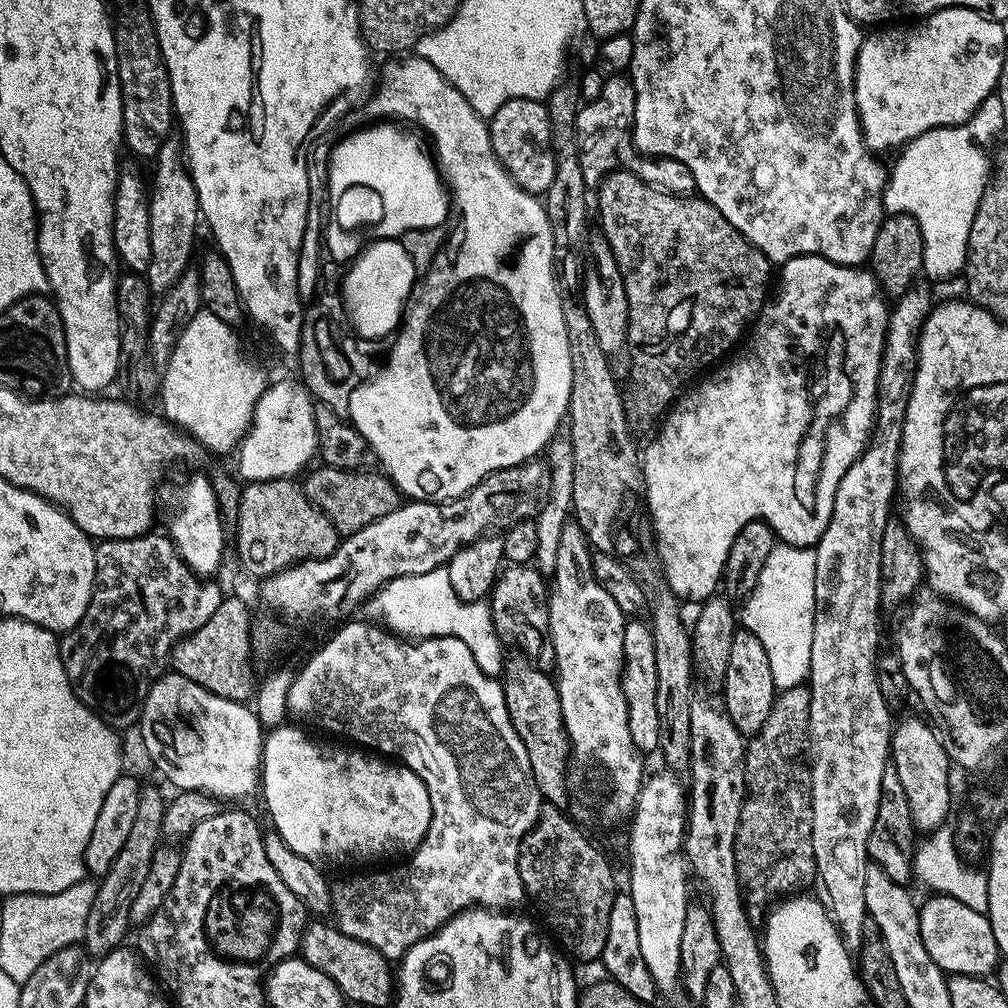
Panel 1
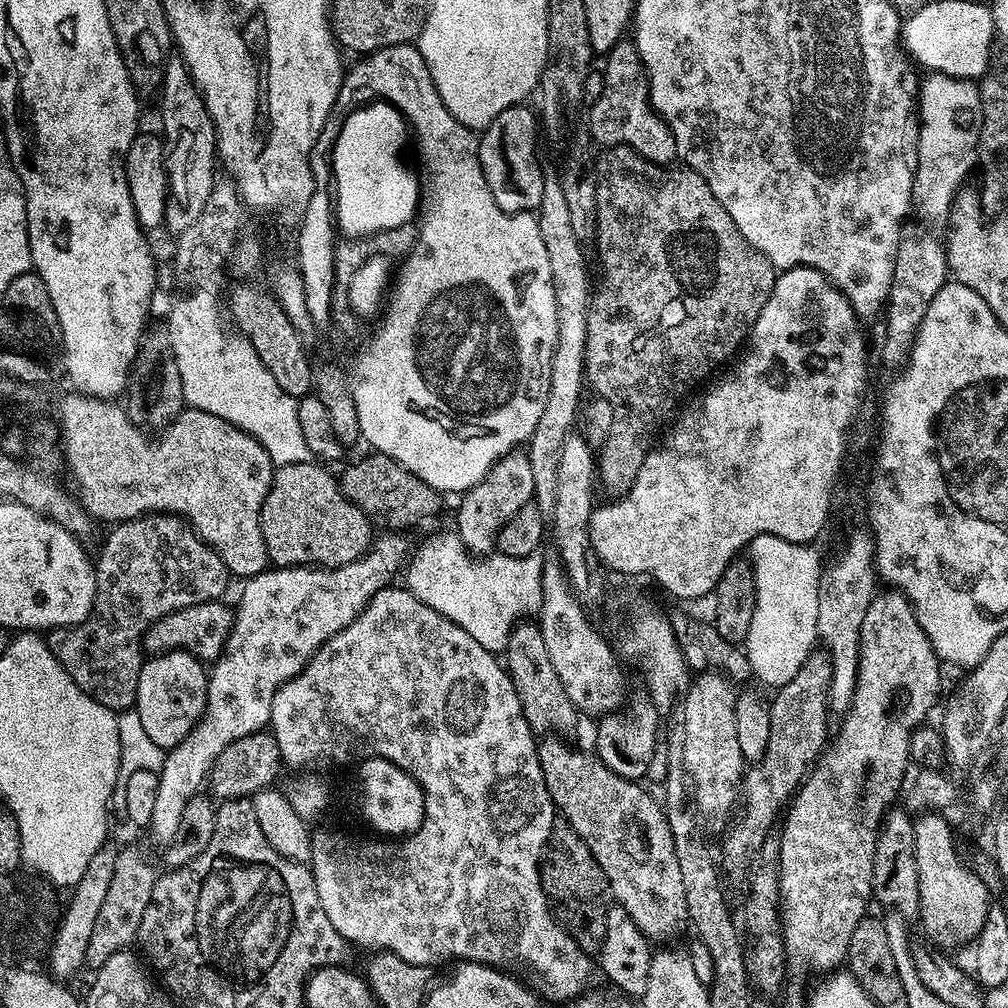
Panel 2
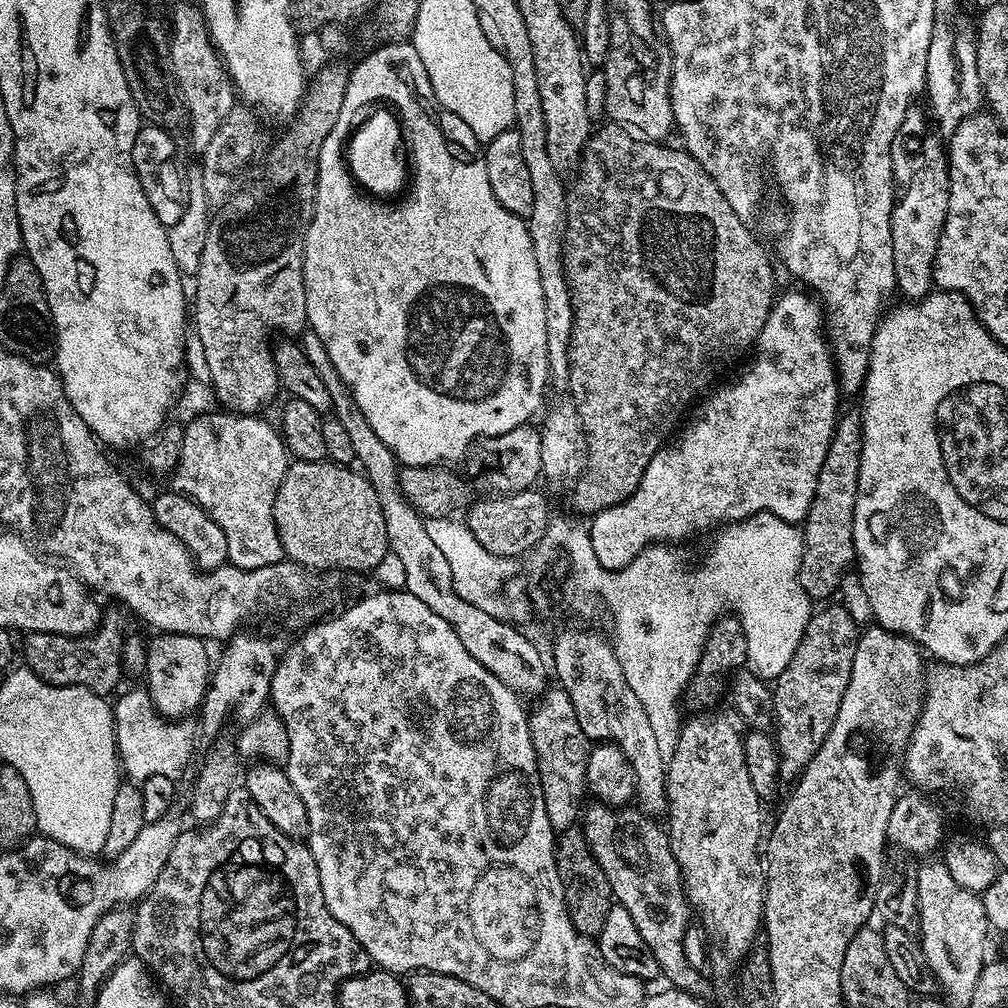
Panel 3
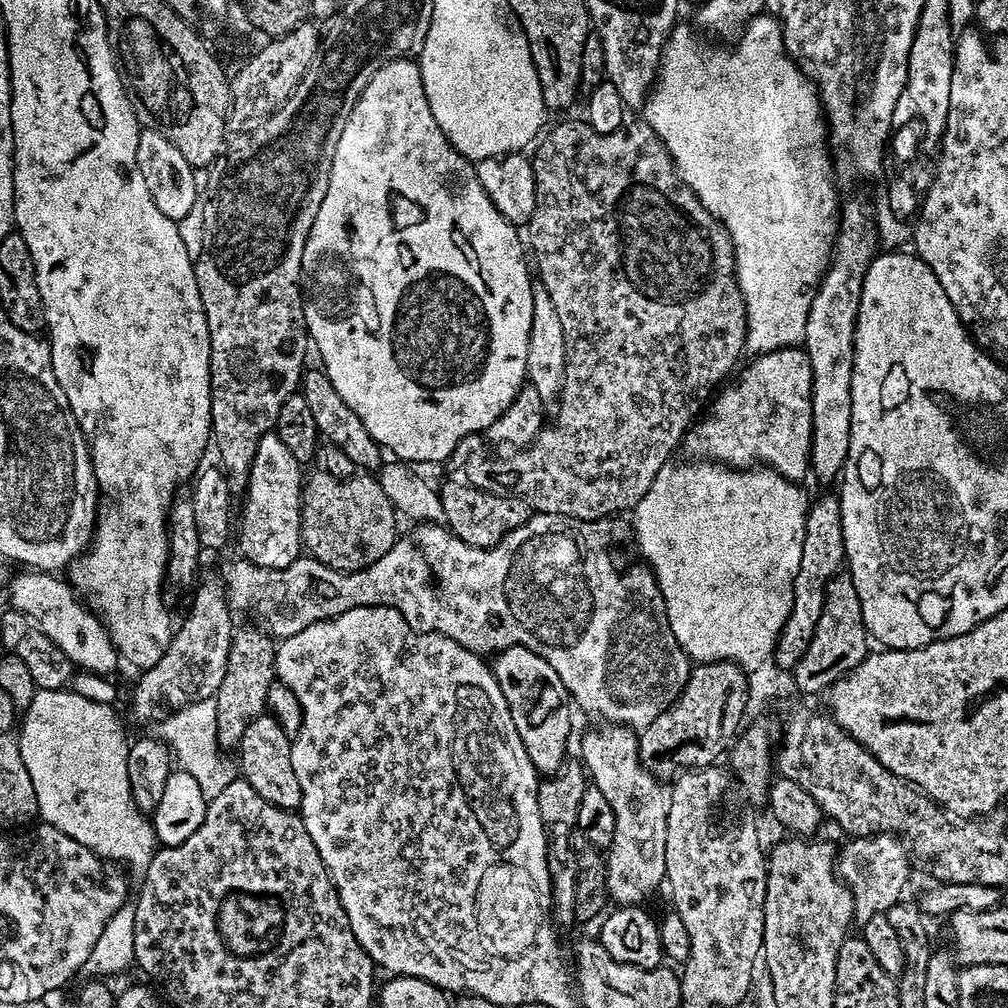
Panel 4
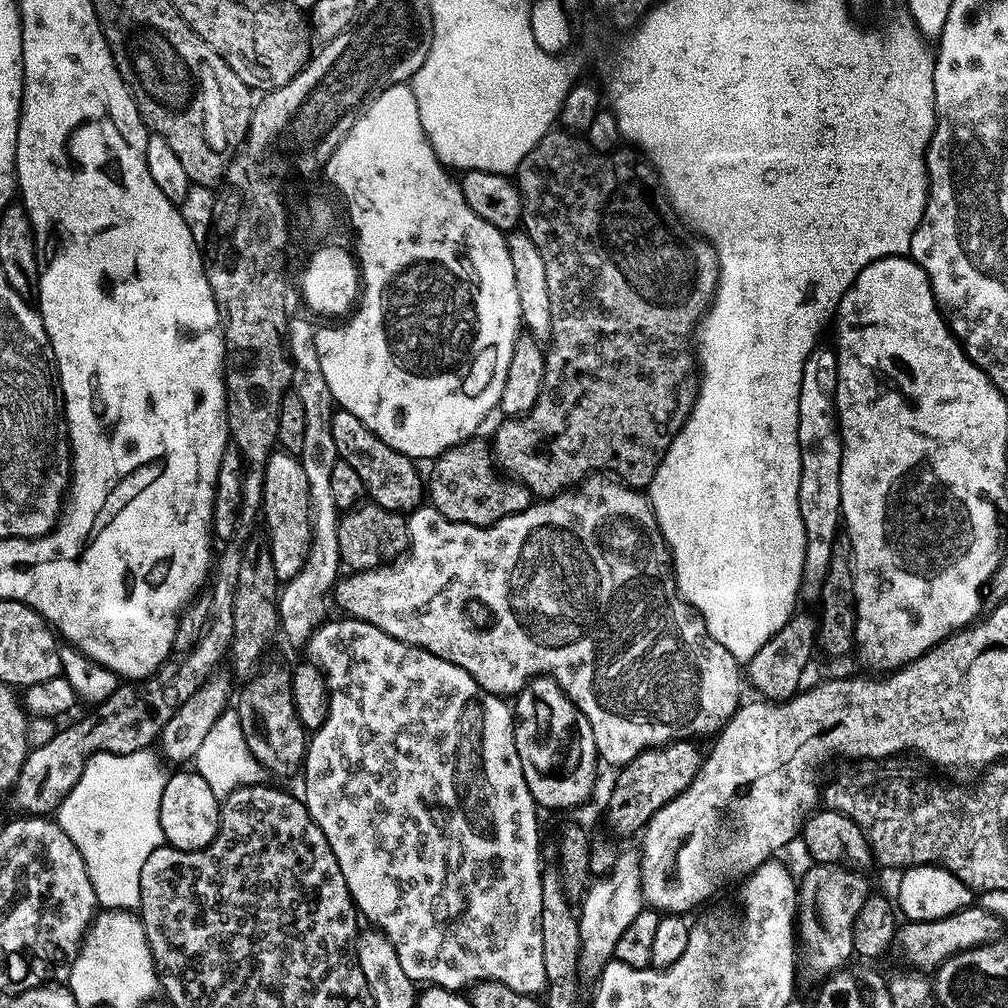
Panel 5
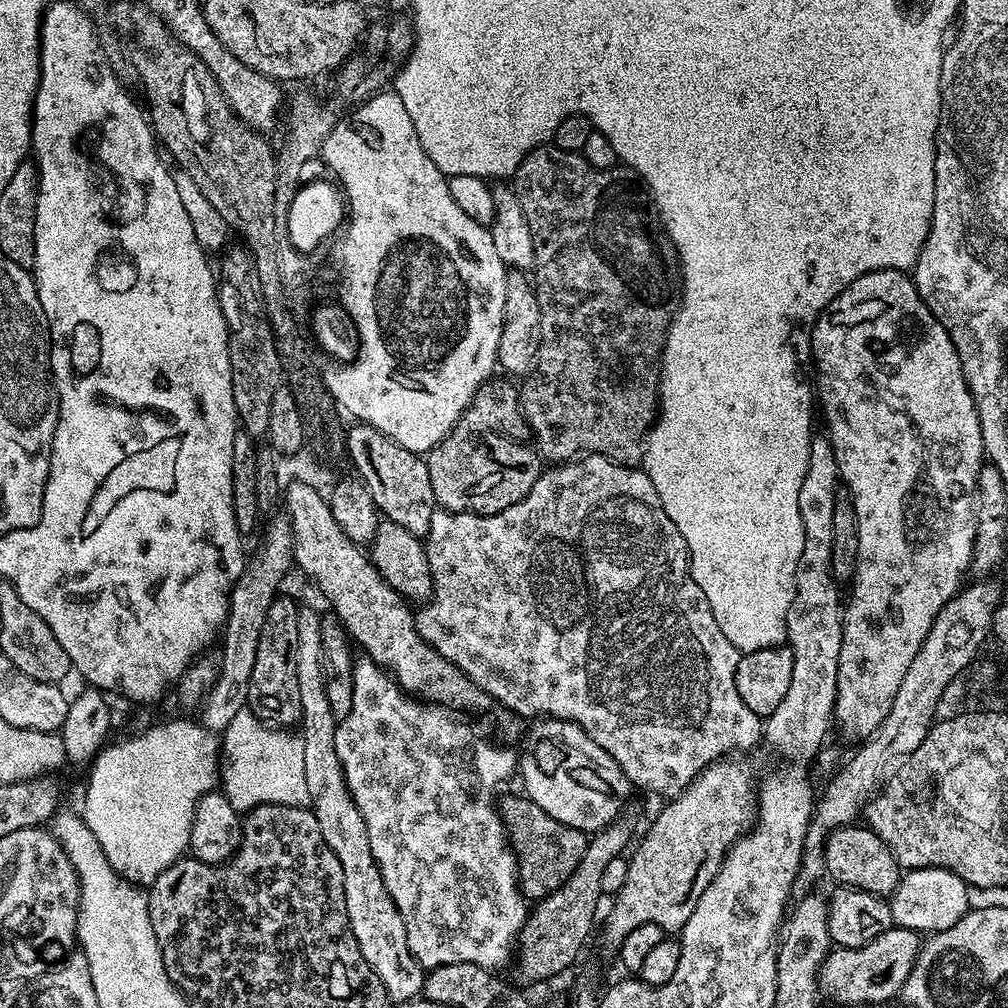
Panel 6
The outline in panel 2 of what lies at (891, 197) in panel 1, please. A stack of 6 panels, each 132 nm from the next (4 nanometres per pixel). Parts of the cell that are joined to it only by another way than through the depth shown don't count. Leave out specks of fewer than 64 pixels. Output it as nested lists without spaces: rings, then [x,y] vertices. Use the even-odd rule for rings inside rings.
[[[928,72],[918,88],[920,137],[916,140],[916,160],[912,178],[912,204],[925,221],[947,221],[952,200],[965,187],[968,171],[978,156],[982,102],[980,89],[971,79]]]

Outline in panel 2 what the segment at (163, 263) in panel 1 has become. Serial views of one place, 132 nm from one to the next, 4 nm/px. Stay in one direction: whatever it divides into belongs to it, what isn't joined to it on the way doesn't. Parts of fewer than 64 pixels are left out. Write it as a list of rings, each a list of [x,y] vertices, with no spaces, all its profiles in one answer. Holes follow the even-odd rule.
[[[179,54],[169,56],[164,67],[164,81],[160,83],[158,101],[160,100],[160,120],[164,123],[163,139],[166,141],[166,163],[168,165],[168,201],[166,202],[166,214],[163,227],[169,228],[173,234],[179,234],[190,230],[194,222],[198,222],[198,214],[202,214],[206,206],[206,198],[210,196],[212,185],[218,179],[218,153],[216,150],[216,127],[210,118],[210,114],[204,105],[204,99],[200,97],[190,70],[184,64]]]

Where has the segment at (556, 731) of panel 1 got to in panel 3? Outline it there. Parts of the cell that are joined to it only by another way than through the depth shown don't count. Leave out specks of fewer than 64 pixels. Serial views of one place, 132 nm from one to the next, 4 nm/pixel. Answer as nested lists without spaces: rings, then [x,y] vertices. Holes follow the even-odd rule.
[[[590,804],[582,812],[584,837],[610,881],[615,903],[621,904],[629,912],[634,926],[638,926],[646,946],[650,946],[650,954],[658,961],[660,976],[680,992],[711,1001],[711,982],[701,969],[690,966],[682,950],[682,938],[686,938],[690,926],[690,905],[665,825],[636,806]]]

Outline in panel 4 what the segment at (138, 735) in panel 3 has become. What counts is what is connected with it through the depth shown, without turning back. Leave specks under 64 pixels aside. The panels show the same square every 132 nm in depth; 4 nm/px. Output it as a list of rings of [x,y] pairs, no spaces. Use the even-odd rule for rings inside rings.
[[[199,700],[187,704],[159,723],[159,737],[168,744],[177,767],[190,774],[202,786],[202,794],[213,800],[234,779],[234,764],[223,756],[222,745],[216,738],[216,701]]]

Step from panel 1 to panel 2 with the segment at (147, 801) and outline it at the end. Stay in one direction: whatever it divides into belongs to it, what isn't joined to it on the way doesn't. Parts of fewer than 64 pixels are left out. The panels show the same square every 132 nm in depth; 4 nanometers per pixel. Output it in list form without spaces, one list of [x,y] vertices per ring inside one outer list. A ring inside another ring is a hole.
[[[121,847],[117,851],[114,878],[110,878],[110,890],[106,890],[102,910],[98,910],[94,930],[90,933],[90,946],[86,946],[84,963],[89,969],[101,968],[109,958],[114,958],[114,954],[131,949],[137,943],[138,926],[142,926],[142,914],[146,914],[157,875],[157,869],[152,869],[140,857],[138,849]]]

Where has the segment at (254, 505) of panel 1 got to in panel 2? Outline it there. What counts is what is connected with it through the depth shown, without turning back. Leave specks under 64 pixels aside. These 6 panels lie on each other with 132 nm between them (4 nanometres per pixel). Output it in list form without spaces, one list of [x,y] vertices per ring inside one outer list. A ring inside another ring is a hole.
[[[311,462],[282,465],[273,471],[272,485],[260,511],[262,538],[273,565],[337,568],[368,551],[374,539],[369,516],[345,498],[339,479],[324,468]]]

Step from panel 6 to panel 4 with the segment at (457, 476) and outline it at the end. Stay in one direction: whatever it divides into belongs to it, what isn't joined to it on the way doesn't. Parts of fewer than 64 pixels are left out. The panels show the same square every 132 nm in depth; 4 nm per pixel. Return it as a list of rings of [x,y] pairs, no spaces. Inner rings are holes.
[[[455,479],[439,485],[438,491],[444,511],[443,523],[448,531],[453,532],[462,542],[479,548],[492,548],[498,542],[502,542],[506,534],[518,530],[518,526],[527,522],[530,509],[522,498],[490,494],[478,490],[473,484],[464,483],[463,479]]]

